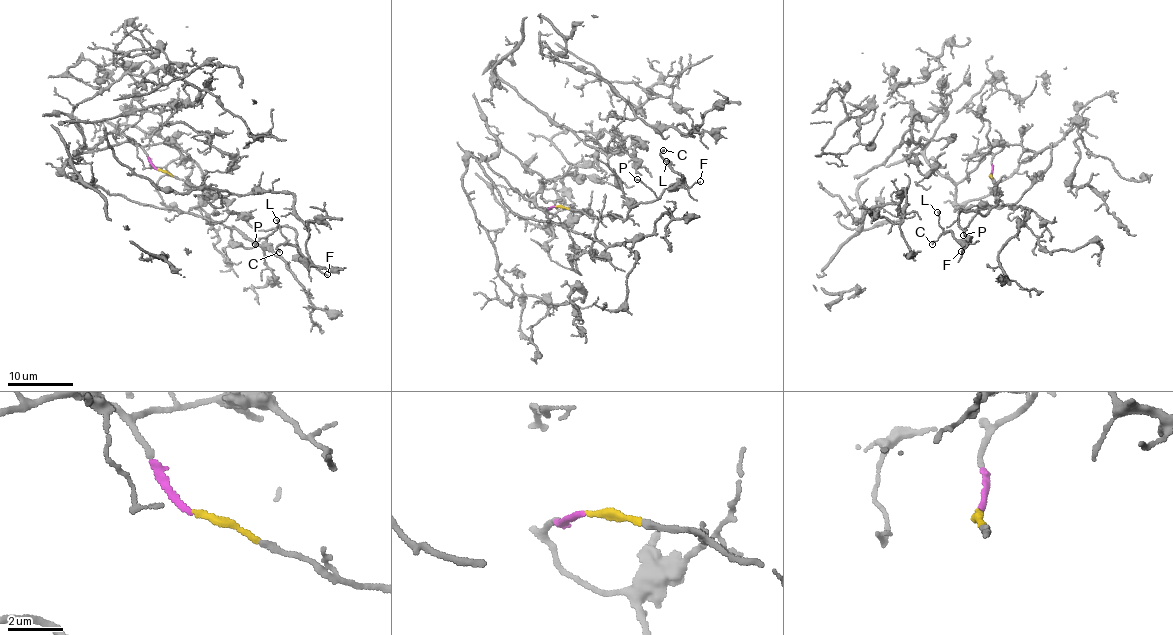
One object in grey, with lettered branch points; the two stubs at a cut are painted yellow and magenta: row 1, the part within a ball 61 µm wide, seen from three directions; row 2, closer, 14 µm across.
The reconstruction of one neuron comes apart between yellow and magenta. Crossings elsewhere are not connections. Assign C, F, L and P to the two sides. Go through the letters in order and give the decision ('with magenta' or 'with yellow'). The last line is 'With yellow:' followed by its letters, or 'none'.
C: with yellow
F: with yellow
L: with yellow
P: with yellow
With yellow: C, F, L, P

